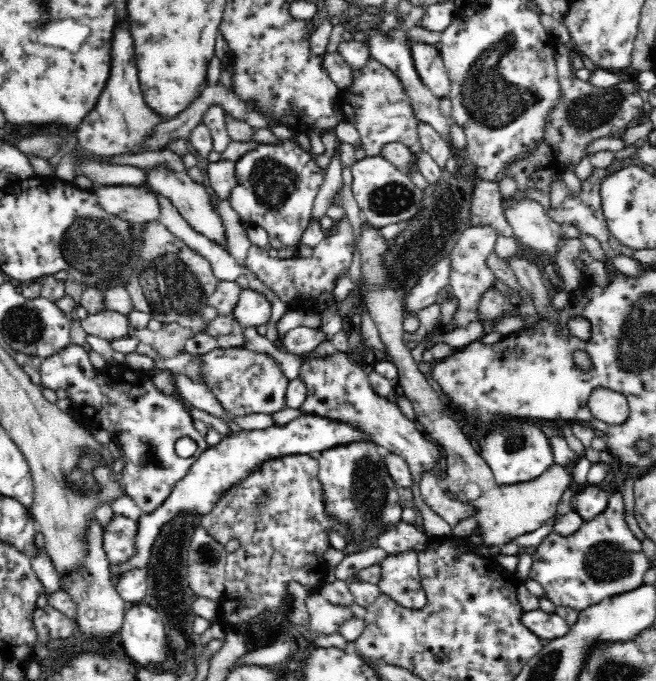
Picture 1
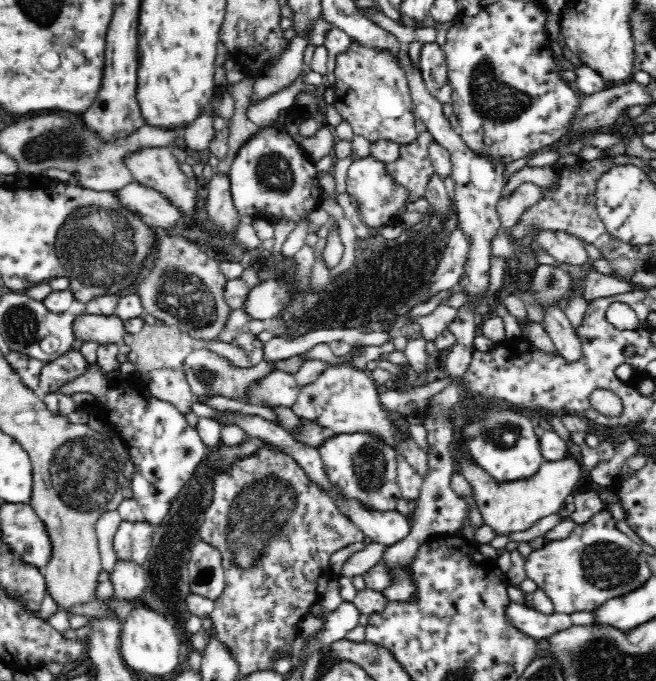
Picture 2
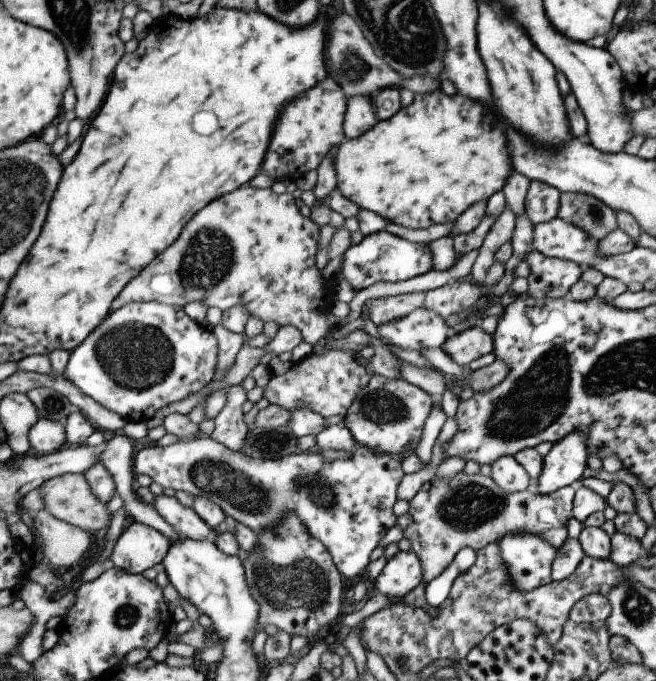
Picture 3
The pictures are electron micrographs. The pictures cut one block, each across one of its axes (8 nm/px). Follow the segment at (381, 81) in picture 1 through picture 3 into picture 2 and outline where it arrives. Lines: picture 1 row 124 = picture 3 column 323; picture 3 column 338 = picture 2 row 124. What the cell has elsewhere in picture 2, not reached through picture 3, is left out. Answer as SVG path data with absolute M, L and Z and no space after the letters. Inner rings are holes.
M352 40L350 52L336 56L334 70L334 94L338 114L352 124L354 134L364 136L372 144L382 140L392 140L396 144L412 144L418 138L414 104L410 94L410 84L402 62L388 50L374 50Z

